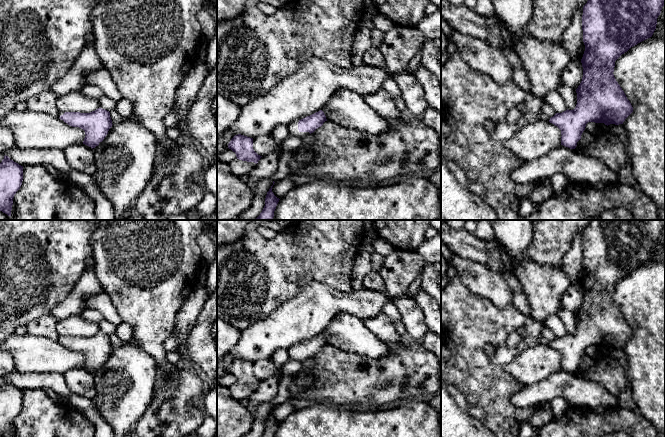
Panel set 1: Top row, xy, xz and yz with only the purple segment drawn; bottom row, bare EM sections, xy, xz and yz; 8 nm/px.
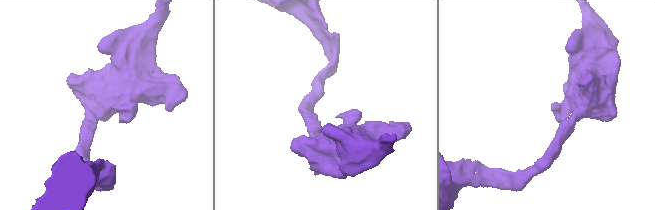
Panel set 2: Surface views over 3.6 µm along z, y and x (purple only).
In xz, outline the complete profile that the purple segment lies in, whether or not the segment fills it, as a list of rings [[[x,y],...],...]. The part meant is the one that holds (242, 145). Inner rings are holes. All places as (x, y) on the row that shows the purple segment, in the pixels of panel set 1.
[[[238,134],[235,135],[228,144],[237,159],[247,162],[258,163],[262,156],[258,155],[253,149],[253,138]]]

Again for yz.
[[[588,0],[584,5],[582,30],[585,51],[581,59],[583,77],[576,89],[577,104],[573,110],[556,113],[549,120],[561,130],[561,145],[575,149],[588,122],[619,125],[633,112],[630,101],[614,77],[615,61],[631,47],[652,37],[664,5],[665,0]]]

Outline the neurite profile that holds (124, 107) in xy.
[[[122,98],[116,102],[115,110],[123,117],[131,117],[133,113],[133,104],[128,99]]]

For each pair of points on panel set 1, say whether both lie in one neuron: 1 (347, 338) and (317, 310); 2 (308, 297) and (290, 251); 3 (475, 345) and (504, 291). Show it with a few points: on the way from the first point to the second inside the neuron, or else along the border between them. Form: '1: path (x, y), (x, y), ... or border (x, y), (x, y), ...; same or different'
1: border (354, 316), (348, 313), (338, 313), (321, 333); different
2: border (328, 286), (323, 283), (309, 282), (286, 301); different
3: border (475, 295), (488, 298), (499, 308), (512, 304); different

